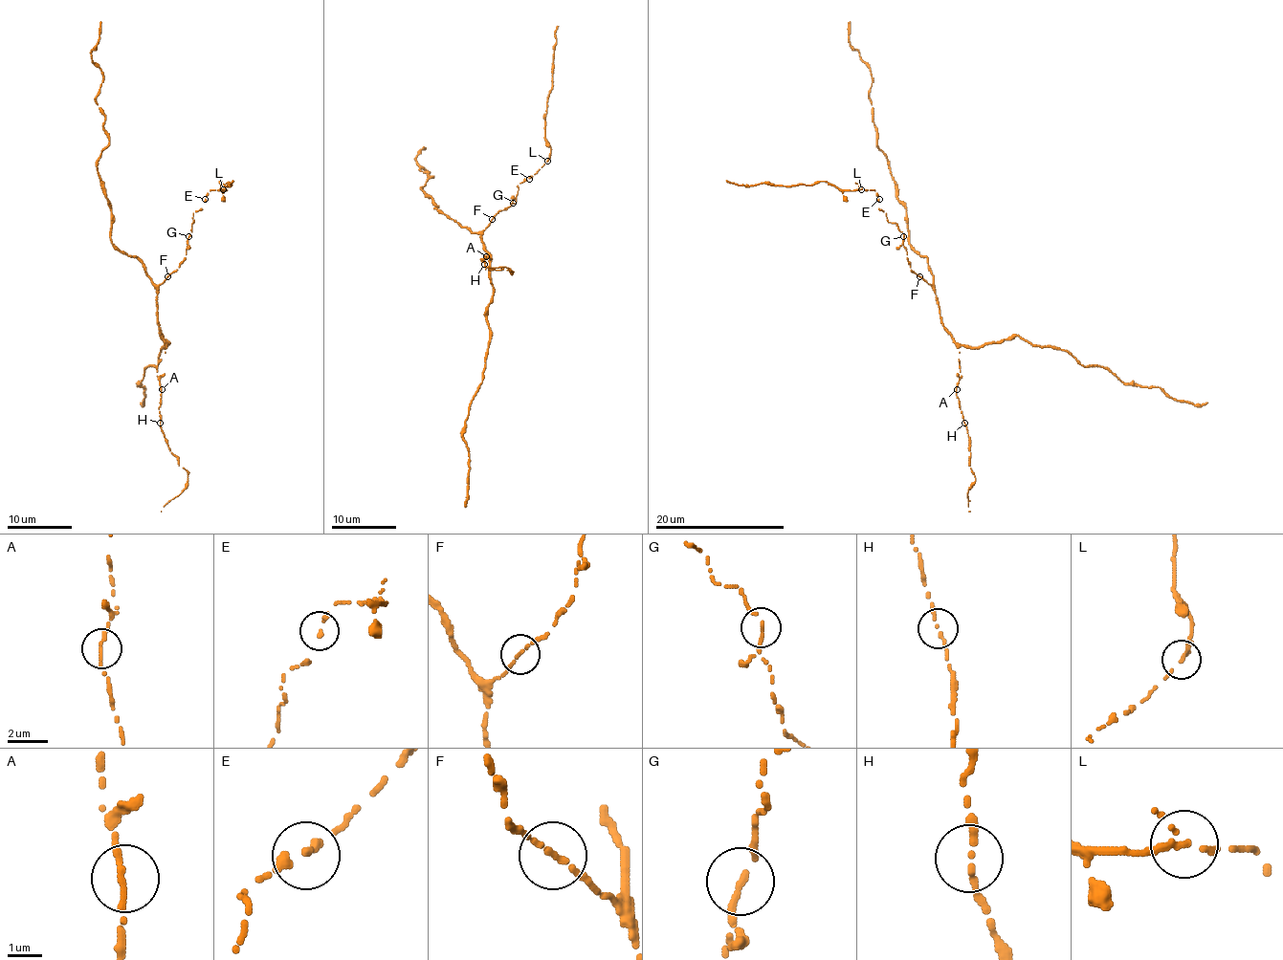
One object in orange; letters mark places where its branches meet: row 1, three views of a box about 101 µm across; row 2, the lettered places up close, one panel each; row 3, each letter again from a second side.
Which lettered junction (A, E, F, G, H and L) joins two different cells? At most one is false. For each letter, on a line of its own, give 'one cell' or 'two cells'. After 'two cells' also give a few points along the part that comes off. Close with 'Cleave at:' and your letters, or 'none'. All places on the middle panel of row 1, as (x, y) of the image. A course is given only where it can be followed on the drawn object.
A: one cell
E: one cell
F: one cell
G: one cell
H: one cell
L: two cells | (547, 161), (550, 144), (545, 139), (547, 97), (552, 88), (557, 26)
Cleave at: L

